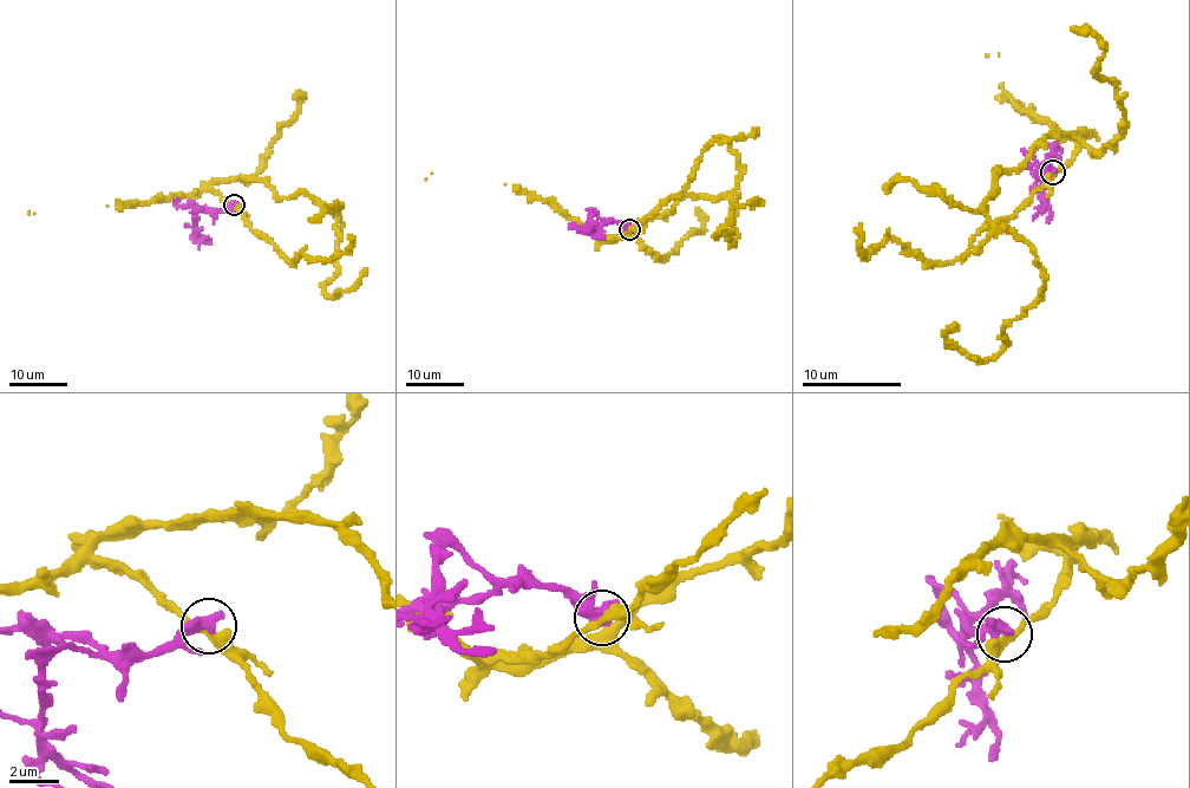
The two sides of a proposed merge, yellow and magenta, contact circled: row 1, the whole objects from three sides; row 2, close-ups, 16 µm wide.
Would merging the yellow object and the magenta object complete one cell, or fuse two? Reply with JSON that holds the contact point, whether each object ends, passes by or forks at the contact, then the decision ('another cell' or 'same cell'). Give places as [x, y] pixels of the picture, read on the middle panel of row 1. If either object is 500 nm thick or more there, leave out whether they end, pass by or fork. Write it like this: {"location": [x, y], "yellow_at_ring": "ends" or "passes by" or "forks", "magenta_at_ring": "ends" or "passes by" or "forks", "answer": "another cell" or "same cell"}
{"location": [629, 229], "answer": "another cell"}

